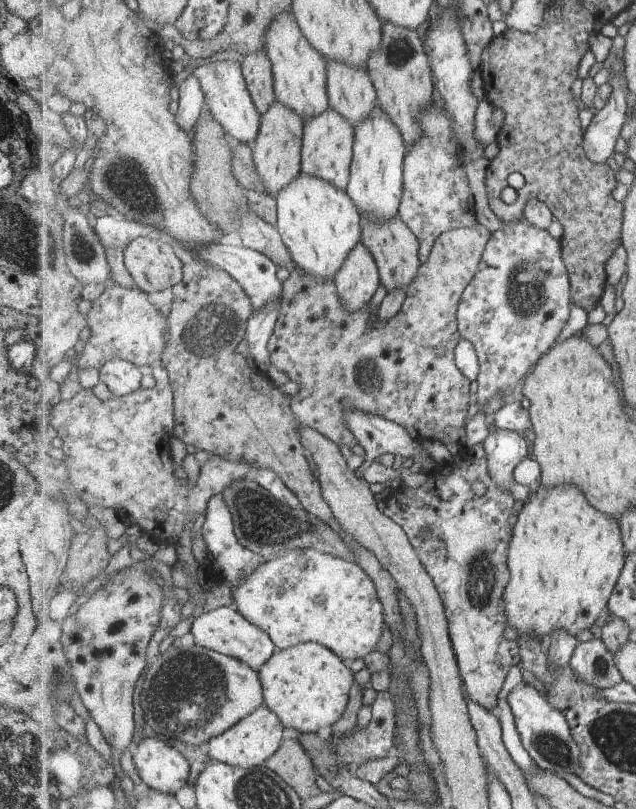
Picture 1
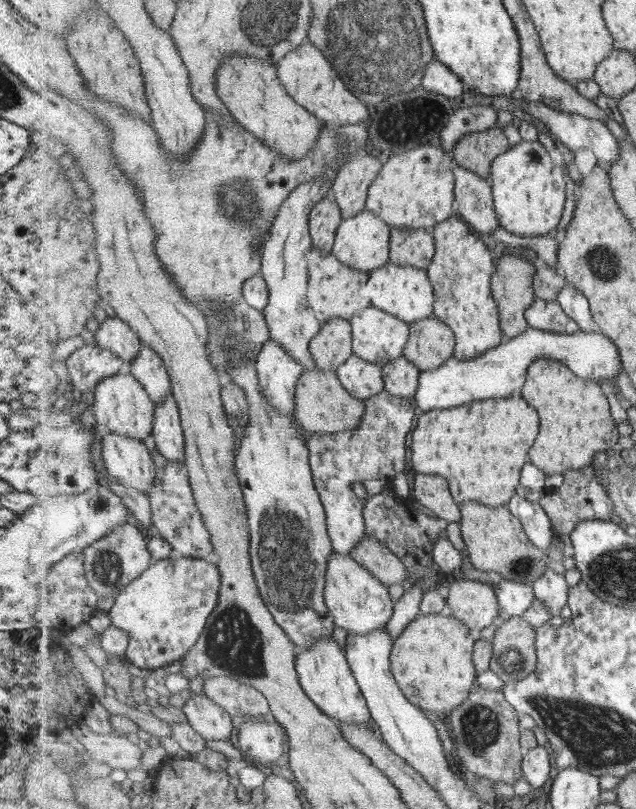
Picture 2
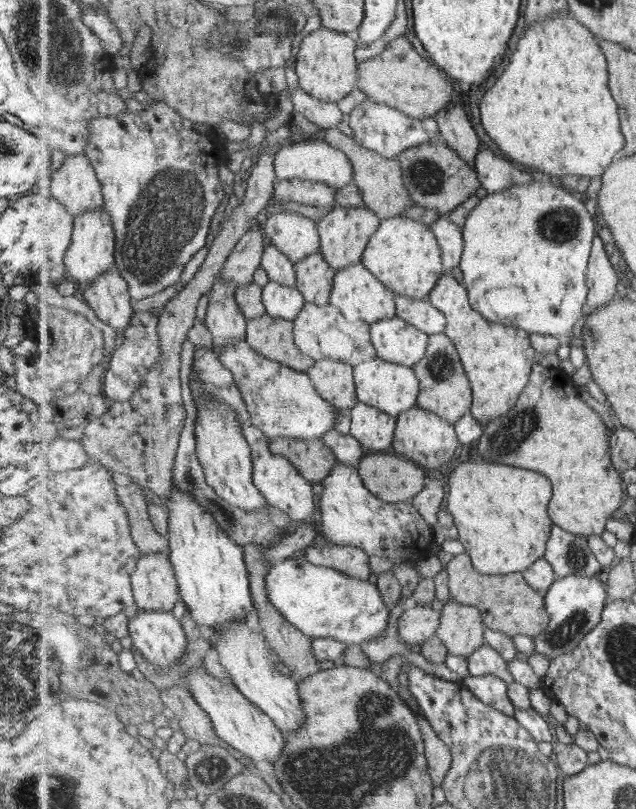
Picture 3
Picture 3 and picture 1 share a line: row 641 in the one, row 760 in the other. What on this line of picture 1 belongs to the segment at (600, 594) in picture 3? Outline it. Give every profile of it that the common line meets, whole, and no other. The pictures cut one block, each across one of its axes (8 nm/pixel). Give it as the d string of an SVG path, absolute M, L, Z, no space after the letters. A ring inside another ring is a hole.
M522 682L509 694L508 704L524 749L541 769L577 776L582 770L582 748L575 741L566 716L549 702L547 696L542 696L537 688Z

